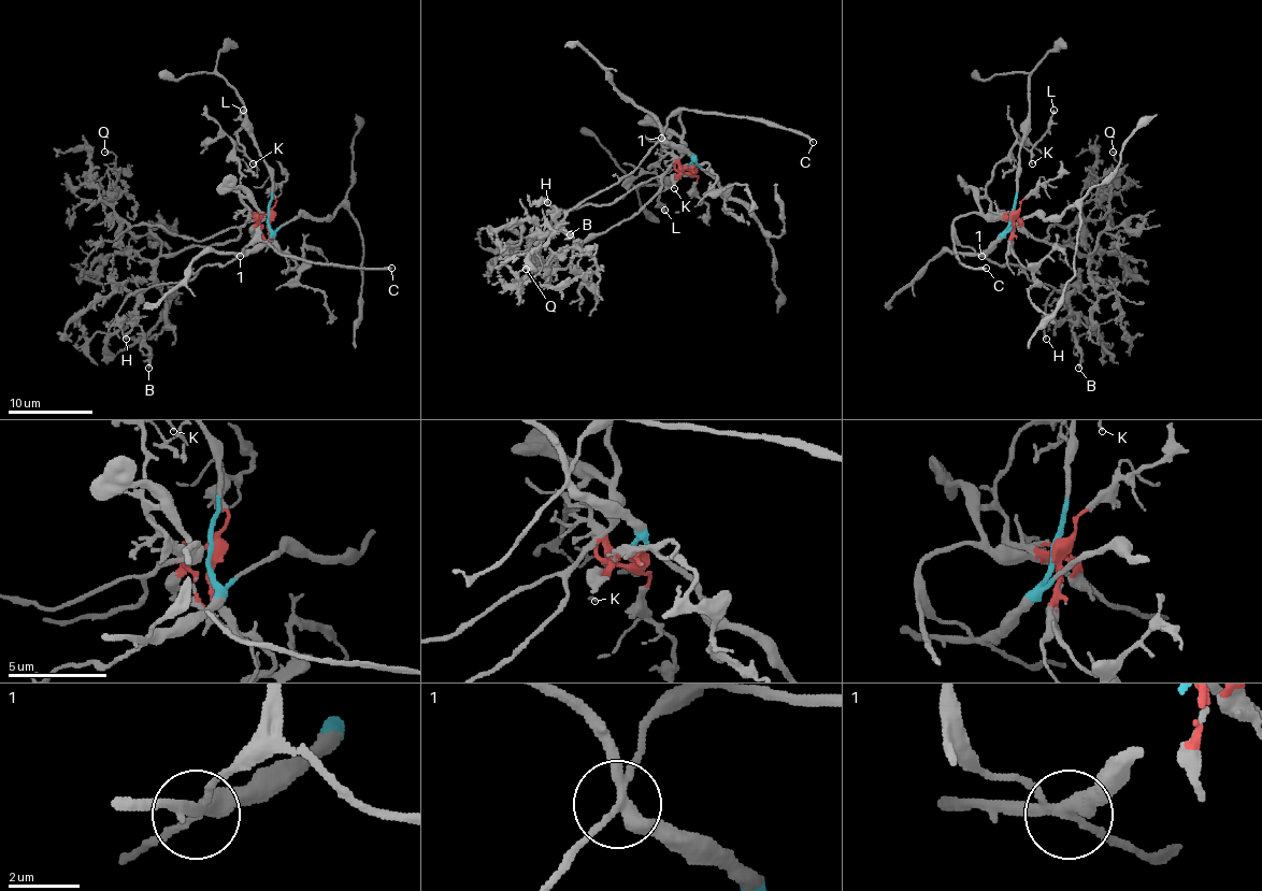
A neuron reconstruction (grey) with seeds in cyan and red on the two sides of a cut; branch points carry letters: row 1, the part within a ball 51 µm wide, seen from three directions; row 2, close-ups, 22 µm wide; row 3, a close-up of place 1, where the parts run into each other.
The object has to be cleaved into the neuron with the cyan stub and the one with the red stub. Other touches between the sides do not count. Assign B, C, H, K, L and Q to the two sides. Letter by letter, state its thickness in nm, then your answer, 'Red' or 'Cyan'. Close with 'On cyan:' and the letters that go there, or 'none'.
B: Thickness 160 nm. Red
C: Thickness 200 nm. Red
H: Thickness 200 nm. Red
K: Thickness 140 nm. Red
L: Thickness 200 nm. Red
Q: Thickness 170 nm. Red
On cyan: none

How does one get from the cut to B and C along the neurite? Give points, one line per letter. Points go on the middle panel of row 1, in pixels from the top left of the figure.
B: (690, 167), (686, 173), (679, 162), (677, 109), (647, 156), (571, 209), (554, 232), (569, 234)
C: (690, 167), (686, 173), (679, 162), (682, 109), (773, 121), (803, 132), (814, 143)

